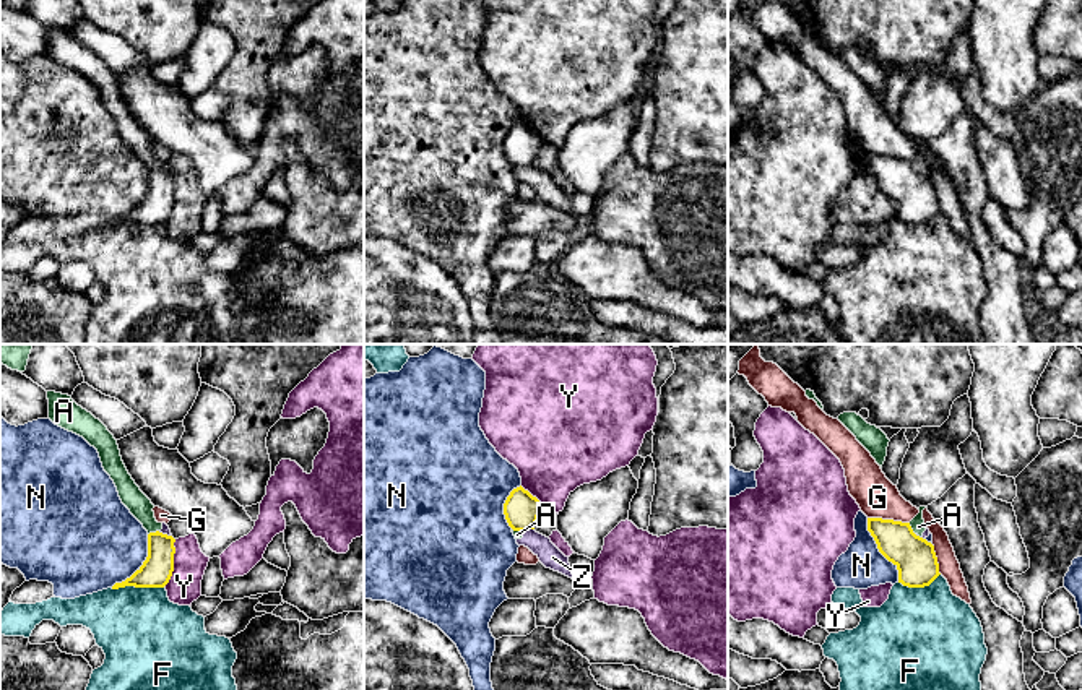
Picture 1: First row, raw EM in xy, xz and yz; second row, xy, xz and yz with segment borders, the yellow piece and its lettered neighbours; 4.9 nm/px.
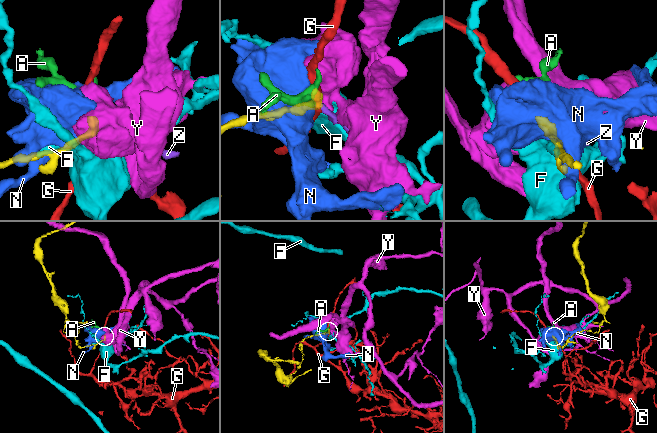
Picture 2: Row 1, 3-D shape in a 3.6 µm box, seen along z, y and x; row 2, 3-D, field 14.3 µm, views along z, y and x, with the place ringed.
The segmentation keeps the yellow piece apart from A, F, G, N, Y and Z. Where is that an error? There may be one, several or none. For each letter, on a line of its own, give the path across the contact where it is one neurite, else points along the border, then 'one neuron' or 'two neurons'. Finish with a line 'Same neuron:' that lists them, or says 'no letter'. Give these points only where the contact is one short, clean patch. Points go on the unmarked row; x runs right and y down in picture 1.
A: along yz (908, 159), (915, 171) | two neurons
F: two neurons
G: two neurons
N: two neurons
Y: along xy (176, 176), (174, 206), (163, 223) | two neurons
Z: along xz (533, 164), (520, 168) | two neurons
Same neuron: no letter

